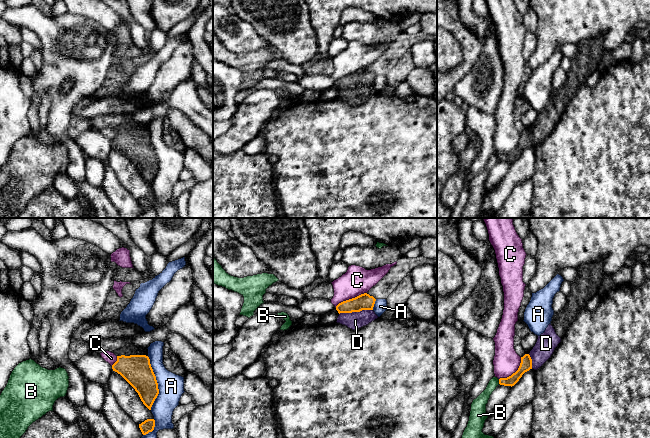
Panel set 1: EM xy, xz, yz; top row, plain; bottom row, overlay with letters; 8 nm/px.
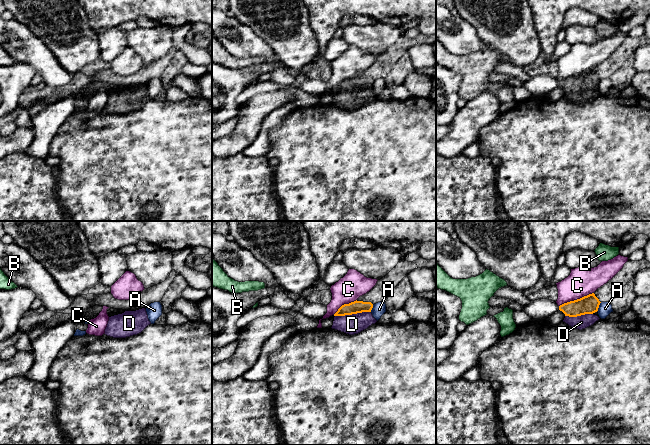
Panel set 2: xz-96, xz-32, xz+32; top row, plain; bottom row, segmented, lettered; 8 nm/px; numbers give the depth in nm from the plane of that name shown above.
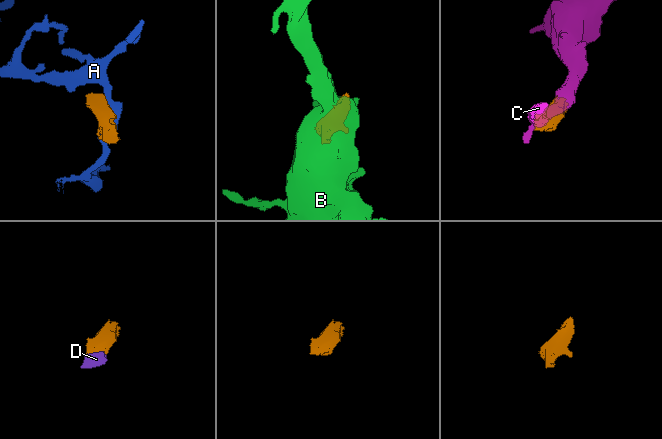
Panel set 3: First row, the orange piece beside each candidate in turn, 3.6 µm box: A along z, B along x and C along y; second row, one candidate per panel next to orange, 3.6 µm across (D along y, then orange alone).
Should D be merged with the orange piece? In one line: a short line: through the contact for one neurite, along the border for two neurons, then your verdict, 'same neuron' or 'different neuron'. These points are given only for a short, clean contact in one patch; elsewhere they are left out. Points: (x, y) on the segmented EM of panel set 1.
xz (364, 301), (355, 311), (355, 320) | same neuron

